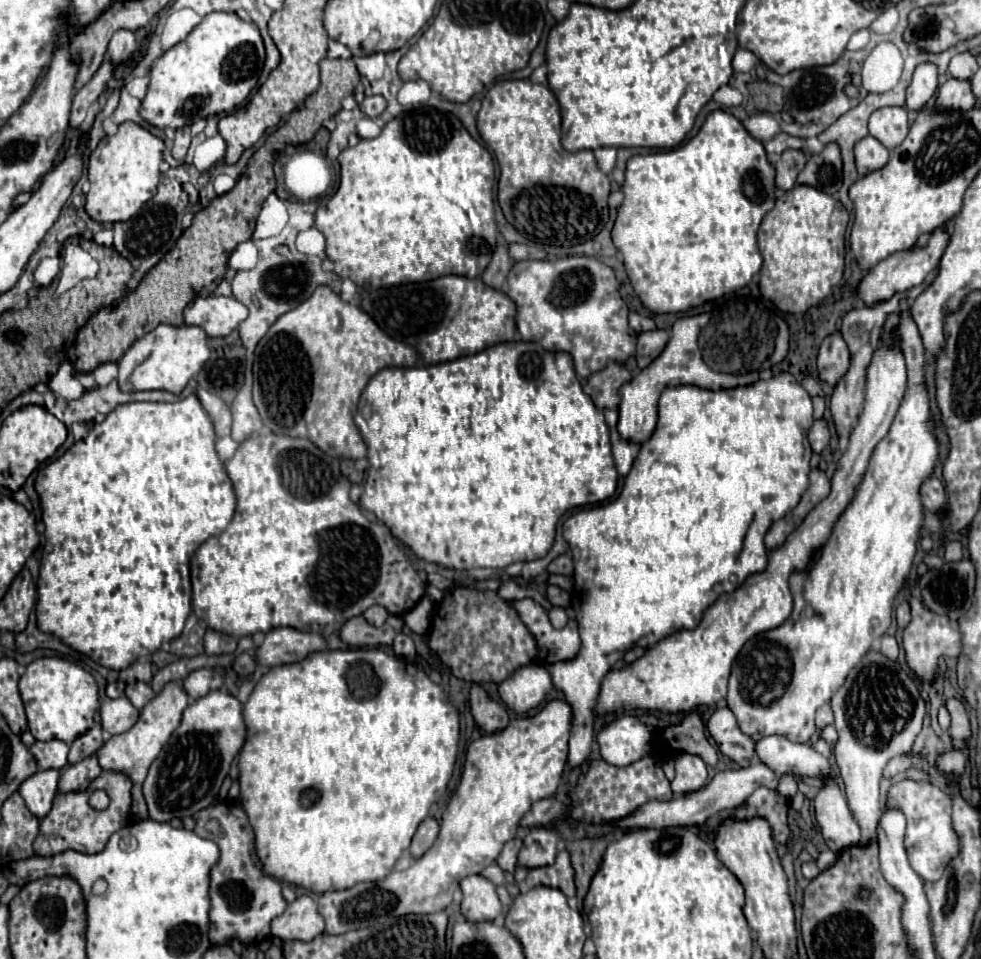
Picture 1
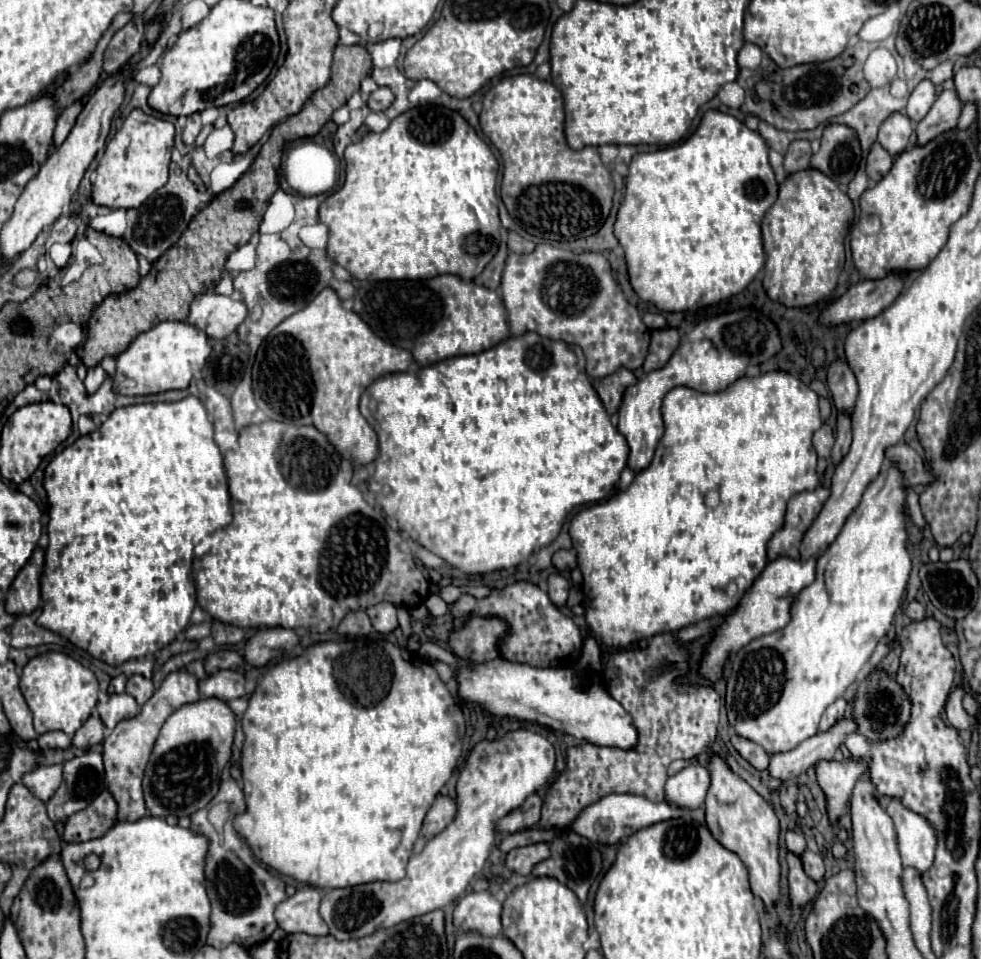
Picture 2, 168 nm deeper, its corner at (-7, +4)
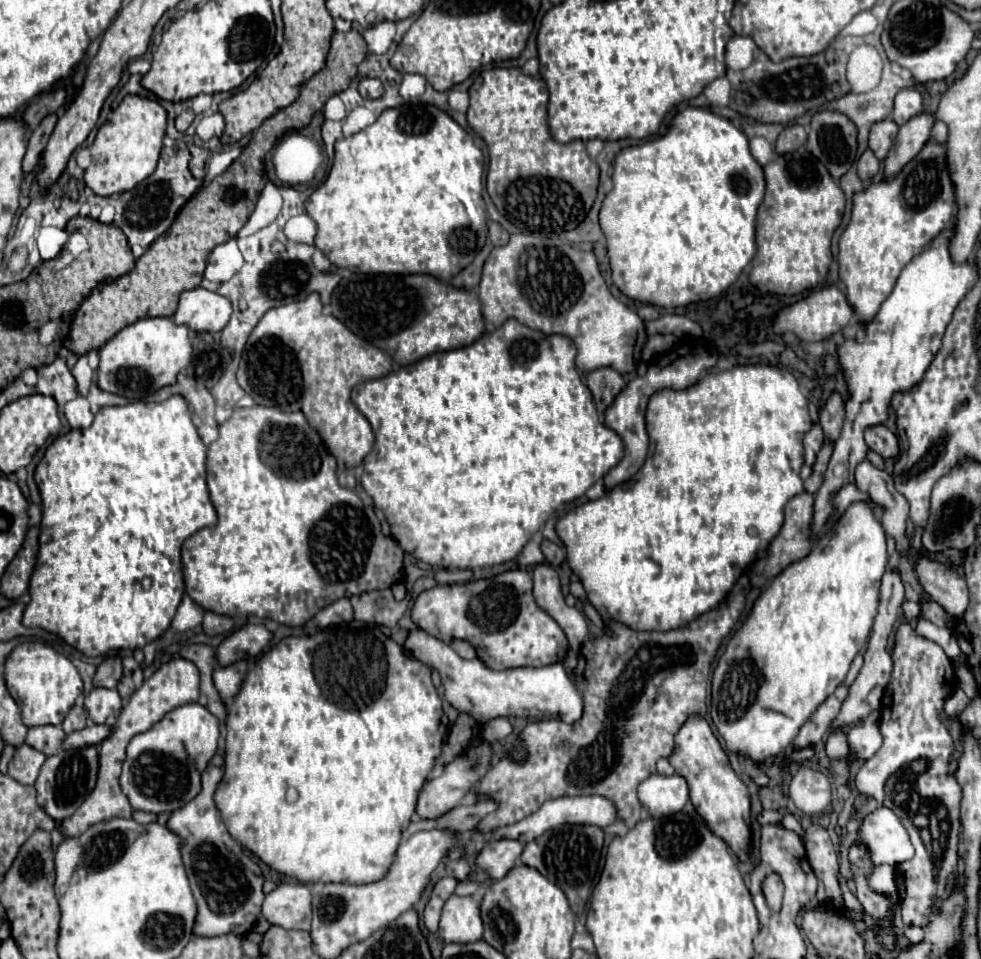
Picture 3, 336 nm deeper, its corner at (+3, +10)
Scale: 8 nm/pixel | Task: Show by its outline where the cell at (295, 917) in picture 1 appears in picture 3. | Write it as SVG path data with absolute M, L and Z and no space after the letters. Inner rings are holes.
M283 883L263 901L263 917L285 929L311 929L311 891L301 883Z

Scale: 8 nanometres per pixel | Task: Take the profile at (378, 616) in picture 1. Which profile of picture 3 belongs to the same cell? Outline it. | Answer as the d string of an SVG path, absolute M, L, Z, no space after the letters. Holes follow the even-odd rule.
M385 589L385 591L361 593L357 597L351 597L351 605L355 609L357 621L395 627L397 621L407 611L409 601L407 599L395 601L393 595L391 595L391 589Z

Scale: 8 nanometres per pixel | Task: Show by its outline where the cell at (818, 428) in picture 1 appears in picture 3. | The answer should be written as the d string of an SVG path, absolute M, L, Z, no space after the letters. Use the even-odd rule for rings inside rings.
M815 423L815 425L811 427L811 431L805 433L803 445L805 445L805 463L807 463L807 465L813 465L815 457L817 457L817 451L819 451L819 447L823 445L823 439L825 439L825 433L823 433L823 429L821 429L819 423Z

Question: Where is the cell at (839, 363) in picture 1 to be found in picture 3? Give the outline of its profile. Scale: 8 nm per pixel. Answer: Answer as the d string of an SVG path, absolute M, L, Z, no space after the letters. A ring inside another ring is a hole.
M833 391L825 403L825 407L821 409L819 413L819 423L825 431L825 437L835 441L841 433L841 427L843 427L843 421L845 421L845 403L839 395L839 391Z

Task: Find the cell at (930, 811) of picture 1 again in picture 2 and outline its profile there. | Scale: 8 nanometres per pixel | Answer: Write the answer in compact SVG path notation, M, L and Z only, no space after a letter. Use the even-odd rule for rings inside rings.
M891 799L887 813L895 823L897 847L903 859L903 867L915 867L917 871L925 873L933 865L935 857L937 839L933 825L925 817L905 809L897 799Z

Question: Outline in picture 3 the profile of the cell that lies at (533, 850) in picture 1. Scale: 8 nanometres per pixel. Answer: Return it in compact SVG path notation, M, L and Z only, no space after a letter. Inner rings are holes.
M511 839L491 841L477 855L477 865L483 871L487 871L491 879L503 879L517 865L523 849L525 843L521 841L511 841Z

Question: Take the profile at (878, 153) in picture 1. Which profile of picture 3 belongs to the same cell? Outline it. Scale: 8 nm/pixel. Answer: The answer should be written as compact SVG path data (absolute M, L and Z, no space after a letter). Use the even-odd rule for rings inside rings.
M867 149L859 161L857 161L857 167L859 167L859 177L861 181L871 181L879 175L879 169L881 169L881 161L875 157L875 153L871 149Z

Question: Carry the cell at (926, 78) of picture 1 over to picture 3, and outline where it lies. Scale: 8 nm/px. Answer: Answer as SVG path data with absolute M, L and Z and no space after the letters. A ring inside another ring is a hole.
M901 89L895 97L895 109L893 109L893 121L897 125L903 125L907 119L923 111L923 99L917 89Z

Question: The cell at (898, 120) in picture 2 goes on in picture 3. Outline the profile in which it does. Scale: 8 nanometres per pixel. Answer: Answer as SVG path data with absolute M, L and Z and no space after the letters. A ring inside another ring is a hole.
M883 119L877 125L873 125L871 135L869 135L869 149L873 149L873 153L877 155L877 159L885 159L891 143L897 135L897 123L893 119Z

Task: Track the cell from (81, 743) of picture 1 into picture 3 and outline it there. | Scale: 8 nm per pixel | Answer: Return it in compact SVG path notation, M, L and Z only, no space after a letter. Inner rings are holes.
M75 705L75 707L69 711L69 715L65 717L65 721L61 723L61 727L63 727L65 733L73 733L73 731L77 731L77 729L83 729L83 727L85 727L85 721L87 721L85 709L83 709L81 705Z

